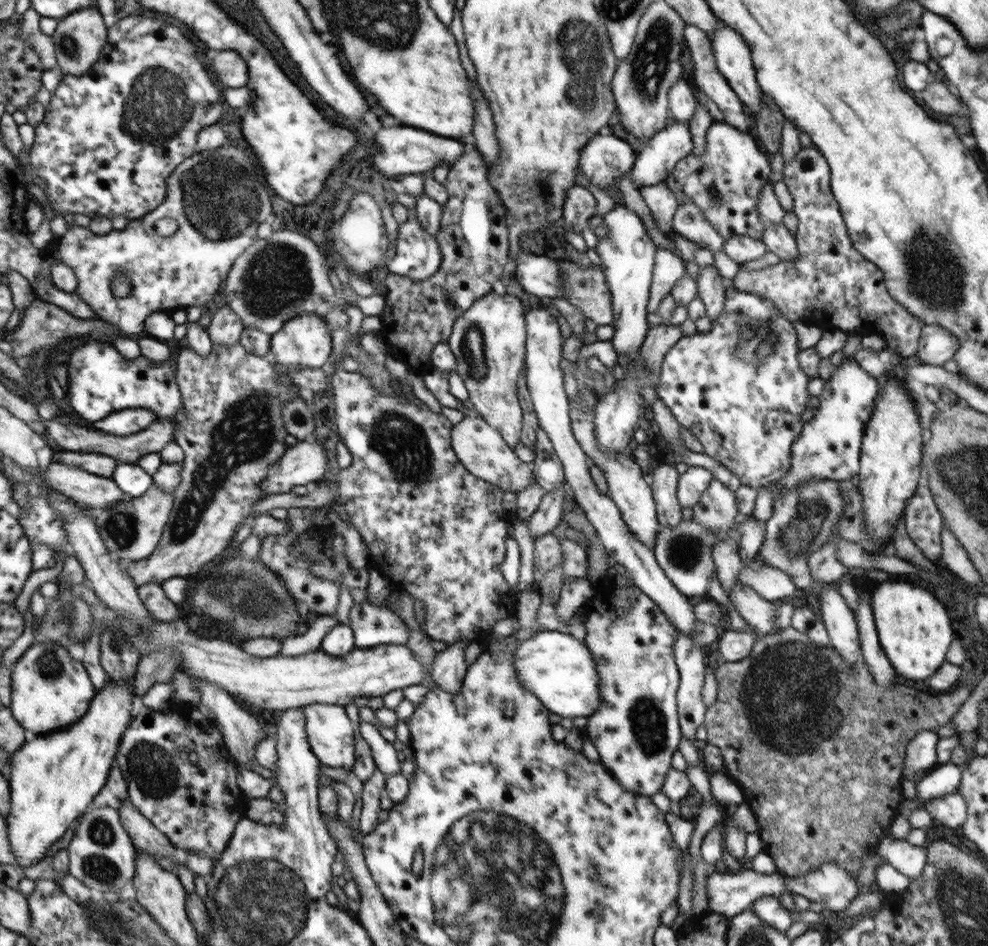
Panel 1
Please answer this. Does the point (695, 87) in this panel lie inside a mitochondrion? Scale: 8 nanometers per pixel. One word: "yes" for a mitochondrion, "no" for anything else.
no

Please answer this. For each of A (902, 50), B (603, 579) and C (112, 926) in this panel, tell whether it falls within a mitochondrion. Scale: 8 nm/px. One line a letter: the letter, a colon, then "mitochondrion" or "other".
A: other
B: other
C: mitochondrion

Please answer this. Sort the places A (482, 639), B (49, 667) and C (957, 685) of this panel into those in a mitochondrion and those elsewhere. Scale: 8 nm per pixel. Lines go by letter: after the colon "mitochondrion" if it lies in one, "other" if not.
A: other
B: mitochondrion
C: other

